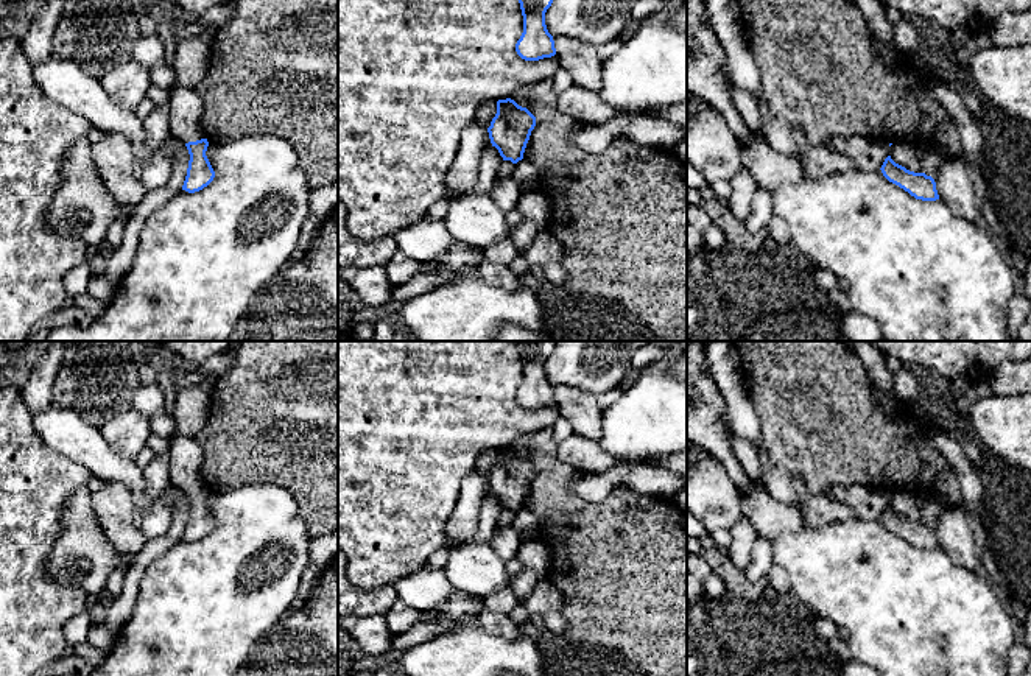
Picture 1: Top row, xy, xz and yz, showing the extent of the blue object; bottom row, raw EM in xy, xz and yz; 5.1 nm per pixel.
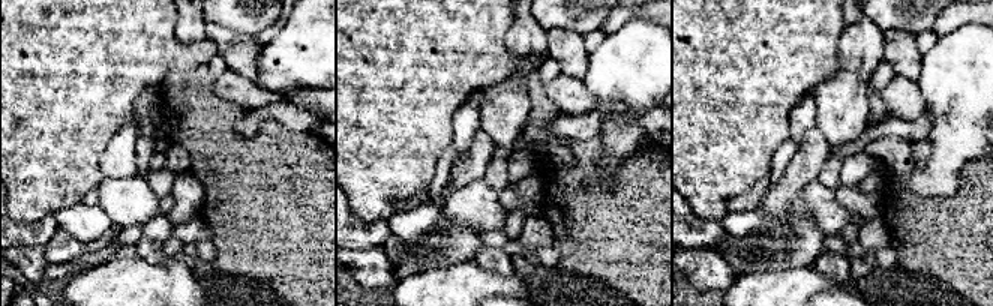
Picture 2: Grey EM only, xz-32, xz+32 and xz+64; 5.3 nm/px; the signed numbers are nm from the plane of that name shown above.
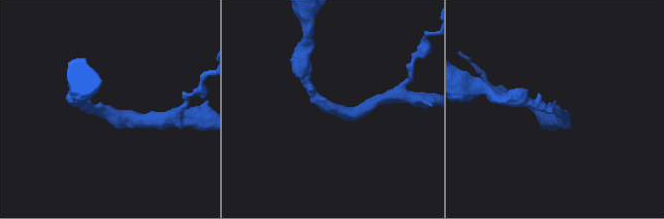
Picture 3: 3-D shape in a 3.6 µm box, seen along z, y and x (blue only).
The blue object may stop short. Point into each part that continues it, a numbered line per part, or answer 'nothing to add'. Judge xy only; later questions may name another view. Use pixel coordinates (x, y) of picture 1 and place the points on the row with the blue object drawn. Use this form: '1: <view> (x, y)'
1: xy (186, 106)

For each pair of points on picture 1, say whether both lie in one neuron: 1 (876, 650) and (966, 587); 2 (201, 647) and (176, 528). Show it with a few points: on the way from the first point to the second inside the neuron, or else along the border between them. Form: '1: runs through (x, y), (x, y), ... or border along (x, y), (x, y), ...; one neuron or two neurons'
1: runs through (897, 631), (930, 623), (944, 609); one neuron
2: border along (181, 538), (150, 563); two neurons

